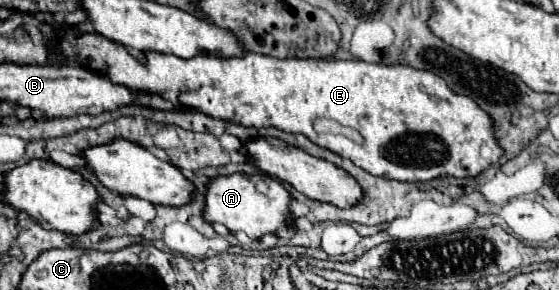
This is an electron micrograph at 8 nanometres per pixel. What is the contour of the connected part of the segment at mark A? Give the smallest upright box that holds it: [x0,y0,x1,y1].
[203,175,293,239]

